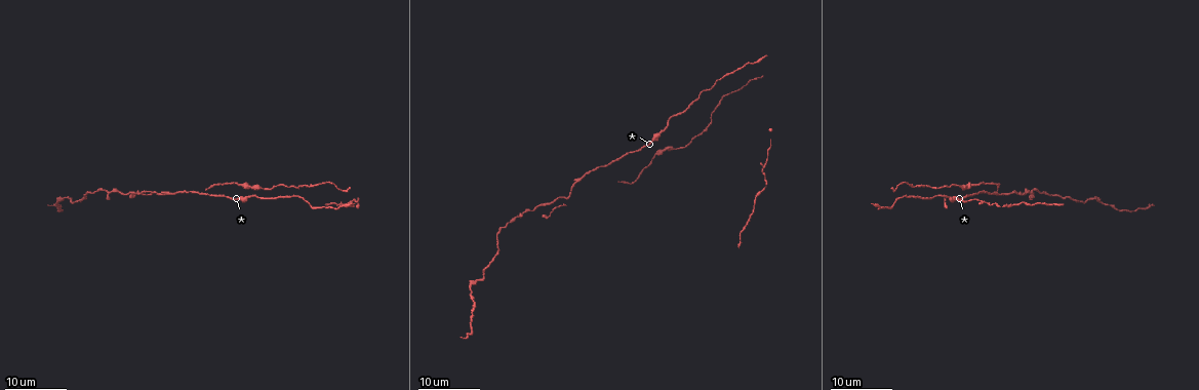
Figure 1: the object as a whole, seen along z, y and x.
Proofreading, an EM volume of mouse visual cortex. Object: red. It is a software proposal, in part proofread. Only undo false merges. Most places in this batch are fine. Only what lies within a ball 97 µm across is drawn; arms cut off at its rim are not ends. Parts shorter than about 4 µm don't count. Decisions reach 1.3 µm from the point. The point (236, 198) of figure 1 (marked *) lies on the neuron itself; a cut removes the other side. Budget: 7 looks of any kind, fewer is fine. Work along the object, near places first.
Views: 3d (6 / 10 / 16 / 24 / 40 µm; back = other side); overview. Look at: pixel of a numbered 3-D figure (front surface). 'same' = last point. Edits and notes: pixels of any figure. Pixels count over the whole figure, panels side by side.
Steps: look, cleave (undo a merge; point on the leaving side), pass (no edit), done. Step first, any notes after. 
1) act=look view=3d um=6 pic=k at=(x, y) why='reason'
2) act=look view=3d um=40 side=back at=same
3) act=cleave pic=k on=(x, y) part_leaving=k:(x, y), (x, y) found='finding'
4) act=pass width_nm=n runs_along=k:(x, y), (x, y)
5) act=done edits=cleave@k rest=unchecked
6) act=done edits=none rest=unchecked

act=look view=3d um=24 pic=1 at=(662, 155)

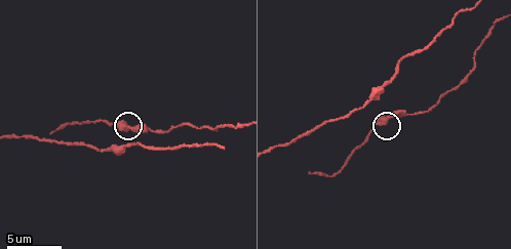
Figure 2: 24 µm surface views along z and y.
act=look view=3d um=6 pic=2 at=(124, 126)

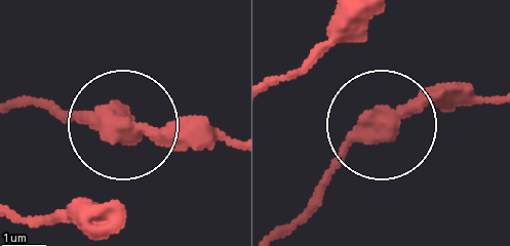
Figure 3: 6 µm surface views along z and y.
act=pass width_nm=470 found='continuous, no second neuron'

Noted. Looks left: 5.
act=look view=3d um=16 pic=1 at=(136, 192) why='four-way junction'

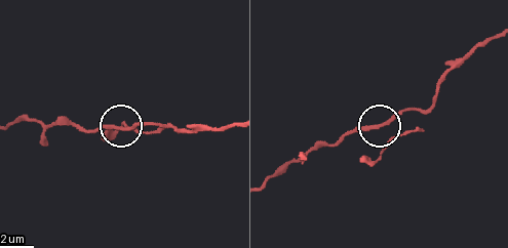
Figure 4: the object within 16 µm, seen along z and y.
act=look view=3d um=10 pic=4 at=(124, 130)

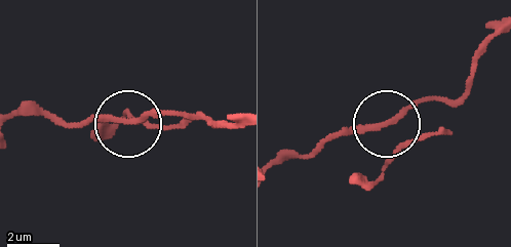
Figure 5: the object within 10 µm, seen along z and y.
act=pass width_nm=180 runs_along=5:(497, 36), (458, 95), (391, 115), (398, 149), (385, 179) found='all the same neuron'

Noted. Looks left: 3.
act=look view=3d um=16 pic=1 at=(111, 190) why='three-way junction'

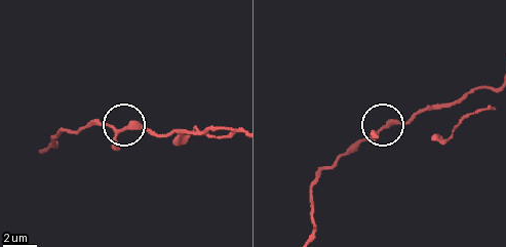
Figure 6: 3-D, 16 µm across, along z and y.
act=look view=3d um=6 pic=6 at=(381, 126)

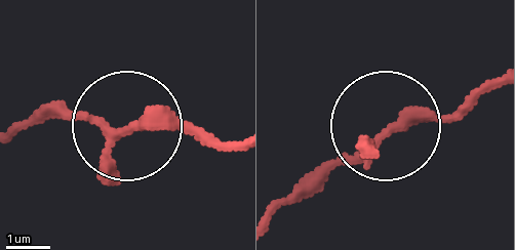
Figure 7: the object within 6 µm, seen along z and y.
act=pass runs_along=7:(232, 142), (48, 120) found='all the same neuron'

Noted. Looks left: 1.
act=done edits=none rest=unchecked

